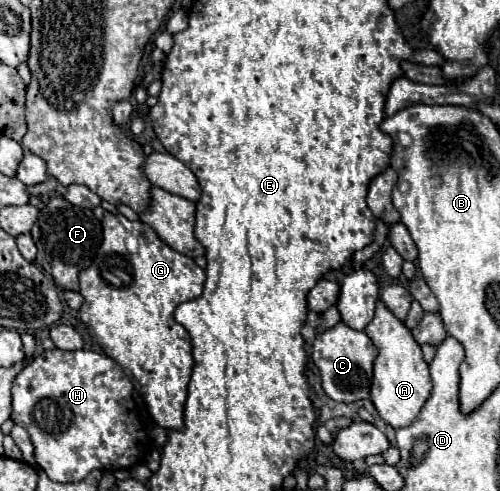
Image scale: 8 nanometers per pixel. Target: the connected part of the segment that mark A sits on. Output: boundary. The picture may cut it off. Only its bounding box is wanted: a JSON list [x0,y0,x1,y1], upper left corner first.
[365,301,431,429]

